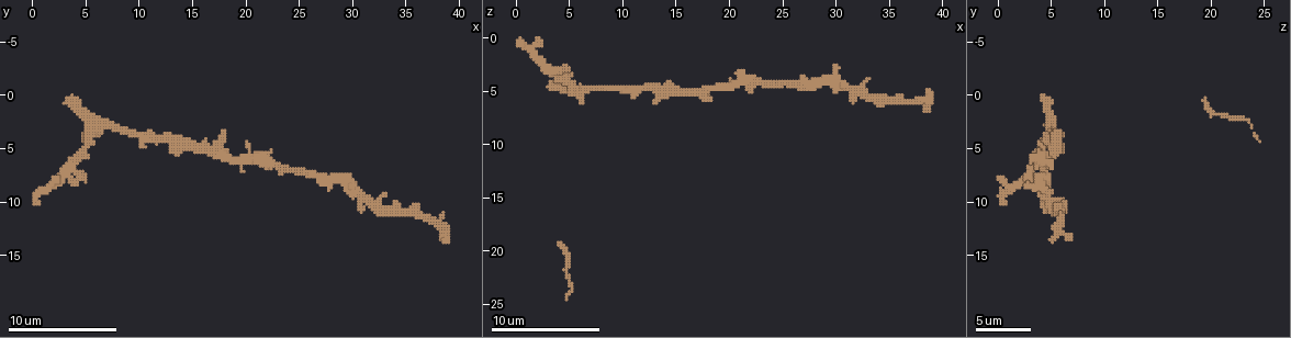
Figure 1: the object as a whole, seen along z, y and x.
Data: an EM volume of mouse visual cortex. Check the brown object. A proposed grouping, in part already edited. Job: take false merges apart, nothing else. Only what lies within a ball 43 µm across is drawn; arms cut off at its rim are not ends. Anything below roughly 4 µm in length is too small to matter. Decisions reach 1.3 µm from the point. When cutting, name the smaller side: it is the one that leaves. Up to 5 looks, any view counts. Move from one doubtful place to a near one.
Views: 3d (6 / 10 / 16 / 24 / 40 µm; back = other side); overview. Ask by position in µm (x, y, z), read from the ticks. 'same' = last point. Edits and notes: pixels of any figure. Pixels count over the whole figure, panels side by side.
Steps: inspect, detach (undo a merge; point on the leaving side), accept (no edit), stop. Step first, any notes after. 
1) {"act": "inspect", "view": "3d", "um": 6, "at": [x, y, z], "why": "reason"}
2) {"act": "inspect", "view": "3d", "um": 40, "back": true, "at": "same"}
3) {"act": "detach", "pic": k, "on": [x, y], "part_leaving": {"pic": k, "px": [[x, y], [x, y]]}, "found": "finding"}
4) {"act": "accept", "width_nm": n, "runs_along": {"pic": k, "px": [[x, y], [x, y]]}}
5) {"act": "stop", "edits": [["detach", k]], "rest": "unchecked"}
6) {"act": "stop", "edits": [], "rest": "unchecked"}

{"act": "inspect", "view": "3d", "um": 10, "at": [23.4, 6.8, 4.0], "why": "calibre changes"}

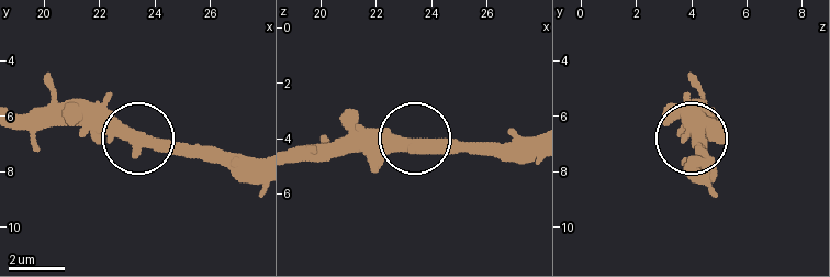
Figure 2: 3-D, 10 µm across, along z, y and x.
{"act": "accept", "width_nm": 440, "runs_along": {"pic": 2, "px": [[294, 155], [483, 141]]}, "found": "continuous, no second neuron"}

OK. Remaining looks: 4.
{"act": "inspect", "view": "3d", "um": 10, "at": [18.8, 5.8, 4.8], "why": "side arm on a straight run"}

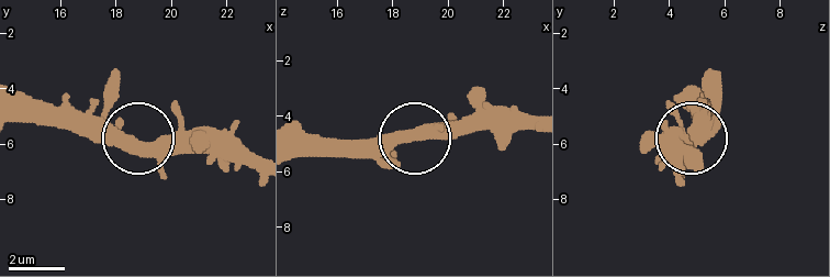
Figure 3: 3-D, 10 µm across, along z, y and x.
{"act": "accept", "arms": 3, "runs_along": {"pic": 3, "px": [[18, 91], [145, 141], [235, 141]]}, "found": "continuous, no second neuron"}

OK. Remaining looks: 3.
{"act": "inspect", "view": "3d", "um": 6, "at": [12.8, 4.0, 4.8]}

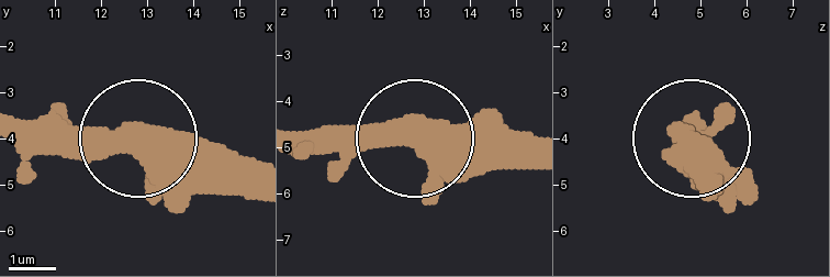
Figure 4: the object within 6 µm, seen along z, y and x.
{"act": "inspect", "view": "3d", "um": 6, "back": true, "at": [12.75, 4.25, 4.85]}

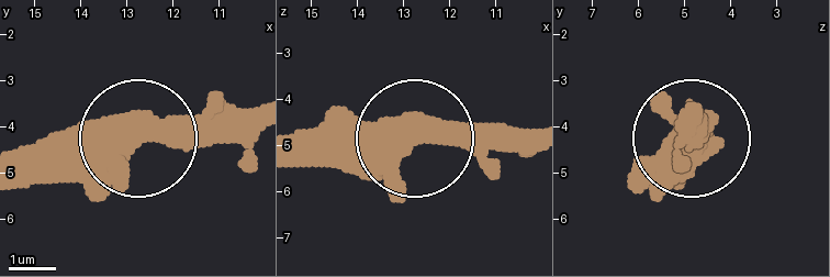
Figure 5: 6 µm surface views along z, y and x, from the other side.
{"act": "accept", "runs_along": {"pic": 5, "px": [[110, 119], [154, 143], [256, 135]]}, "found": "one neuron here"}

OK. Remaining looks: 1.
{"act": "stop", "edits": [], "rest": "unchecked"}

